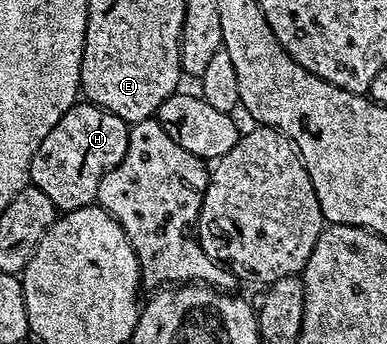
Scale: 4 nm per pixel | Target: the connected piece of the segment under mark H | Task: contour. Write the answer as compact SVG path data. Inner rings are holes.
M78 104L71 107L63 120L59 120L59 124L55 124L55 128L37 144L29 169L29 182L46 194L58 211L94 205L103 176L115 168L127 152L129 128L130 123L100 106Z

